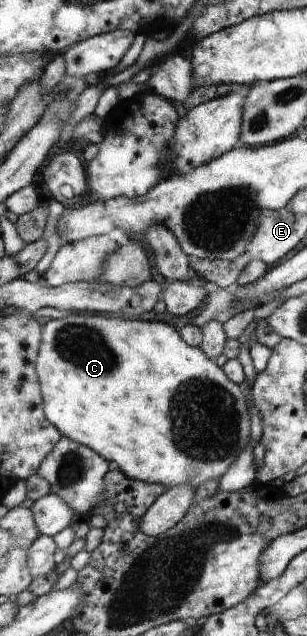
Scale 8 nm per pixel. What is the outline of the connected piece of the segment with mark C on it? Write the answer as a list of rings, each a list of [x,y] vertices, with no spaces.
[[[69,313],[64,318],[51,320],[44,326],[44,339],[37,373],[41,378],[45,396],[45,411],[49,421],[59,427],[64,437],[77,440],[79,443],[92,447],[97,453],[105,456],[114,467],[118,467],[128,479],[145,481],[145,483],[159,483],[166,488],[177,485],[189,485],[197,488],[201,483],[219,479],[229,469],[237,455],[249,445],[249,429],[251,416],[247,408],[247,401],[241,387],[225,375],[214,360],[209,359],[200,347],[191,347],[183,339],[179,339],[177,331],[164,322],[129,320],[126,318],[107,318],[105,315],[83,315]]]

